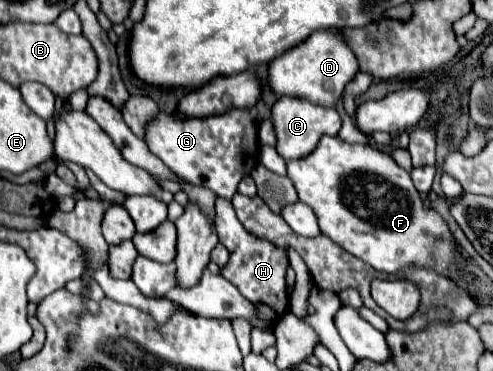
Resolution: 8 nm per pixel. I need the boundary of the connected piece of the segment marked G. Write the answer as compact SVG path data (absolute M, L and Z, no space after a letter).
M231 108L219 116L207 118L175 118L169 112L159 112L147 122L145 136L149 150L165 162L179 178L213 190L217 196L231 200L237 184L253 170L259 156L259 136L253 110Z

